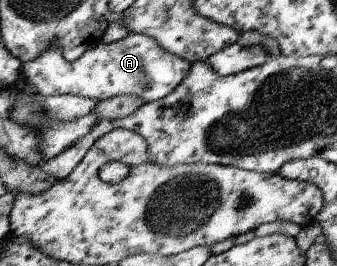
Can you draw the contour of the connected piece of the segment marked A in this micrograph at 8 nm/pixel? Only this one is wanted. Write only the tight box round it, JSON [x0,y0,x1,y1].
[20,32,190,104]

